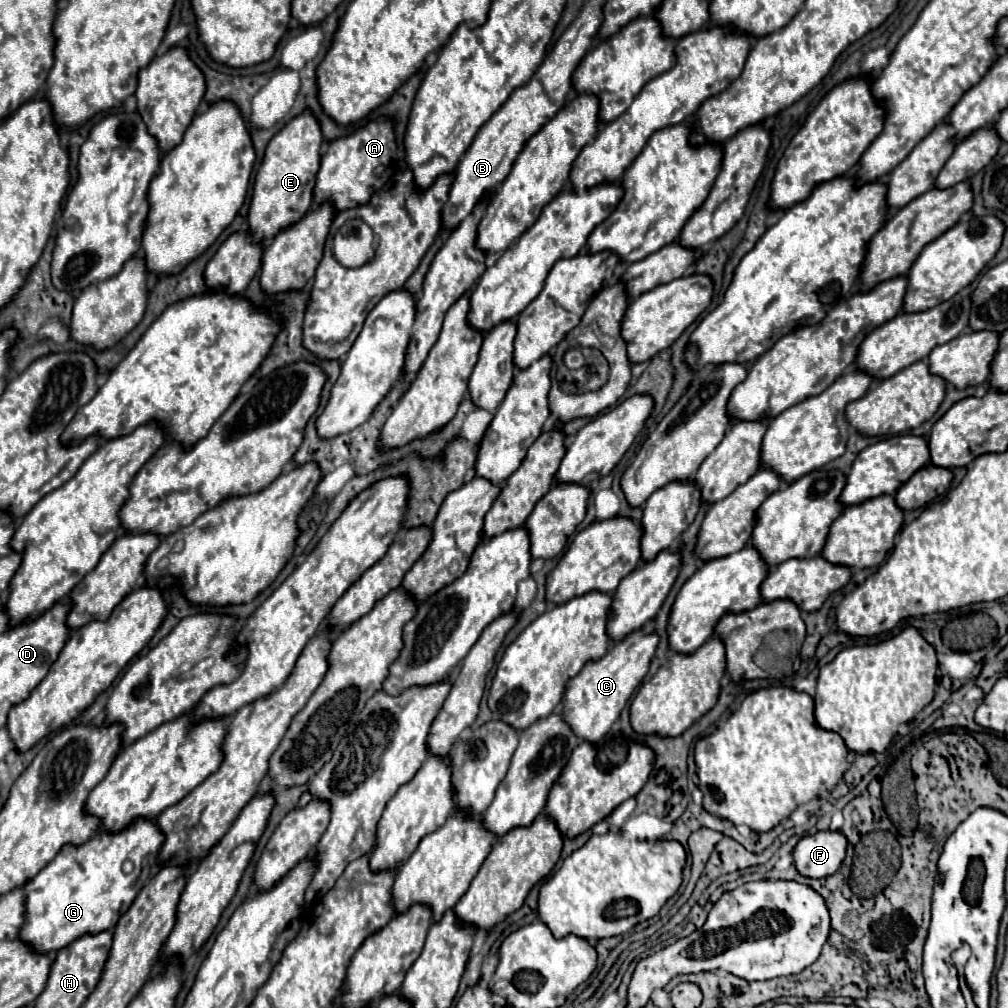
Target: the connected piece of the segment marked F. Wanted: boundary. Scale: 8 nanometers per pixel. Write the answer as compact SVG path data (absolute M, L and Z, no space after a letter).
M815 832L799 840L793 856L795 866L803 876L825 878L831 876L843 862L847 838L843 832Z

